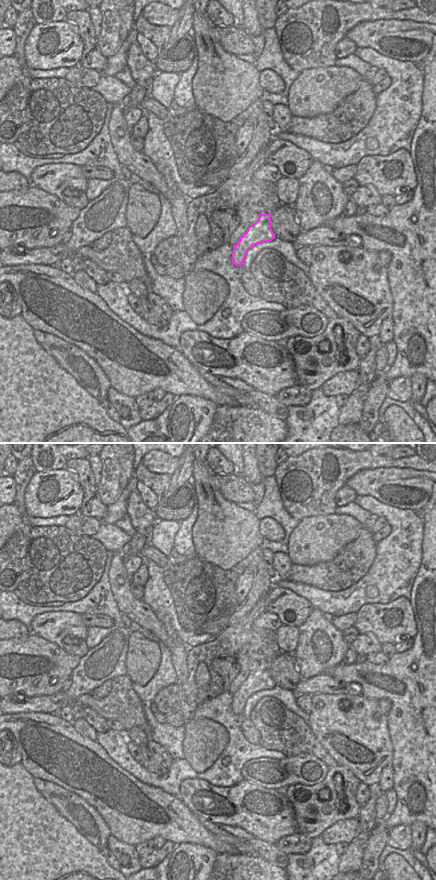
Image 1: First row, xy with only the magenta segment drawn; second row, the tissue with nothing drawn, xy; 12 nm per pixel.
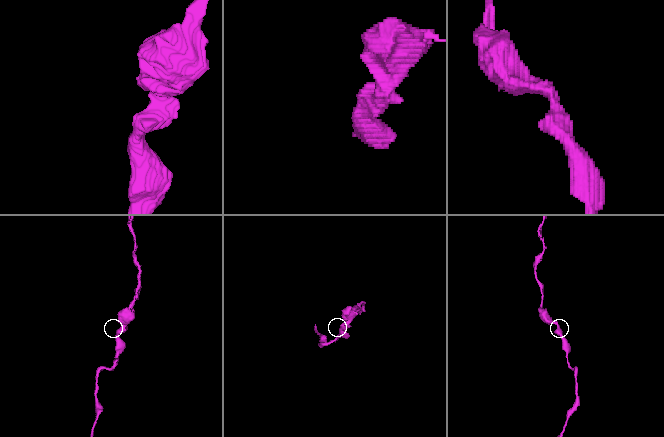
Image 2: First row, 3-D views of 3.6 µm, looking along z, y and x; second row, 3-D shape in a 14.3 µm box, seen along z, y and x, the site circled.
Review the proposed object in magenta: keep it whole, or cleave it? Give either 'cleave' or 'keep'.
keep

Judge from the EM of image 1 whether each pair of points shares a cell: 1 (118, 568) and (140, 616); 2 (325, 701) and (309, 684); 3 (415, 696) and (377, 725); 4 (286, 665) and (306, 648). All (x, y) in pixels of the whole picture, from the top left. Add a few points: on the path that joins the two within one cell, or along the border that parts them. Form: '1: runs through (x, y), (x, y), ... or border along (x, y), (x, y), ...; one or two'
1: runs through (117, 580), (117, 585), (129, 604); one
2: border along (342, 694), (312, 695); two
3: border along (387, 715), (387, 730), (391, 740); two
4: border along (291, 654), (295, 661), (296, 669), (302, 678); two

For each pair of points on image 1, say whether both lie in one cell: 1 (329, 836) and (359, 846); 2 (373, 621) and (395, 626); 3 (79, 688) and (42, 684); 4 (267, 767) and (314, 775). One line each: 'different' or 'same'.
1: different
2: same
3: different
4: same

